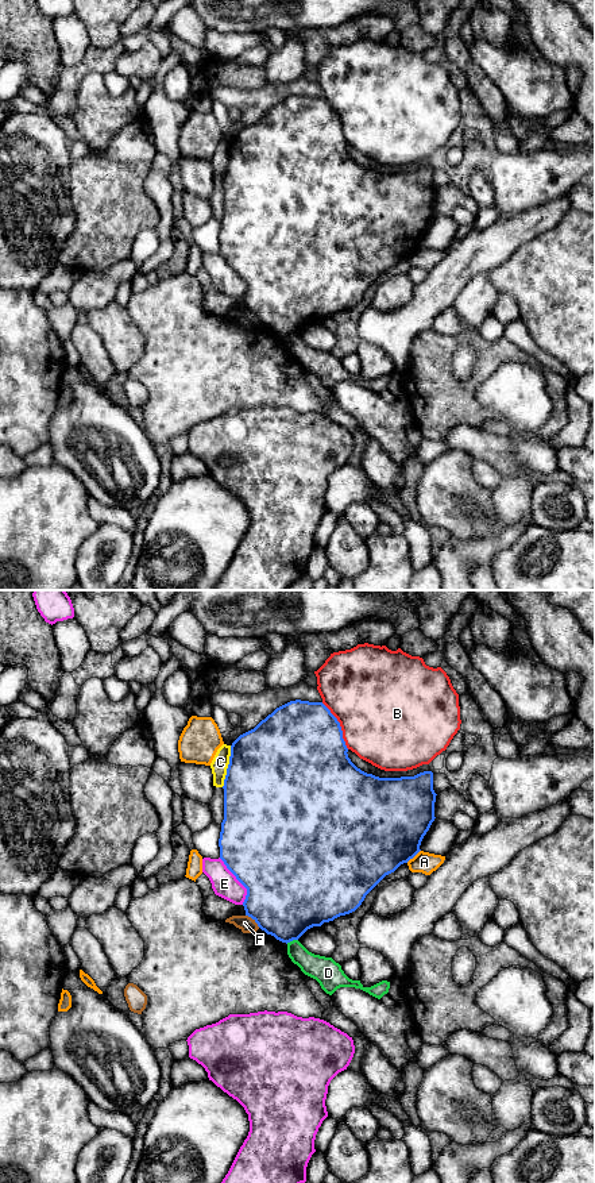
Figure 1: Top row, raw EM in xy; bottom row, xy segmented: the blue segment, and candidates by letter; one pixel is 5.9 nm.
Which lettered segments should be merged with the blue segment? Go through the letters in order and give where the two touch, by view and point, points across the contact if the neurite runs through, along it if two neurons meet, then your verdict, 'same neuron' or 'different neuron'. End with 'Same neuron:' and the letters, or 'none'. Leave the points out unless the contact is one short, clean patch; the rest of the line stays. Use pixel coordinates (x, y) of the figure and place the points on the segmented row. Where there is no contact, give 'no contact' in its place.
A: xy (413, 856) | different neuron
B: xy (339, 725) | different neuron
C: xy (228, 766) | different neuron
D: xy (292, 940) | along xy (297, 939), (286, 943) | different neuron
E: xy (238, 879) | different neuron
F: xy (252, 918) | along xy (246, 914), (259, 927) | different neuron
Same neuron: none

